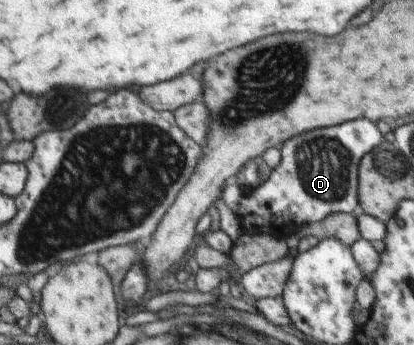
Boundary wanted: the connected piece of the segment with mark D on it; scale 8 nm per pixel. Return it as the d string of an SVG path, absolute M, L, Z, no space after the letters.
M367 119L347 121L337 127L309 131L281 145L281 160L269 178L257 187L247 187L236 216L244 233L269 234L285 239L300 226L323 221L329 214L359 211L358 167L364 155L381 143L383 135Z

